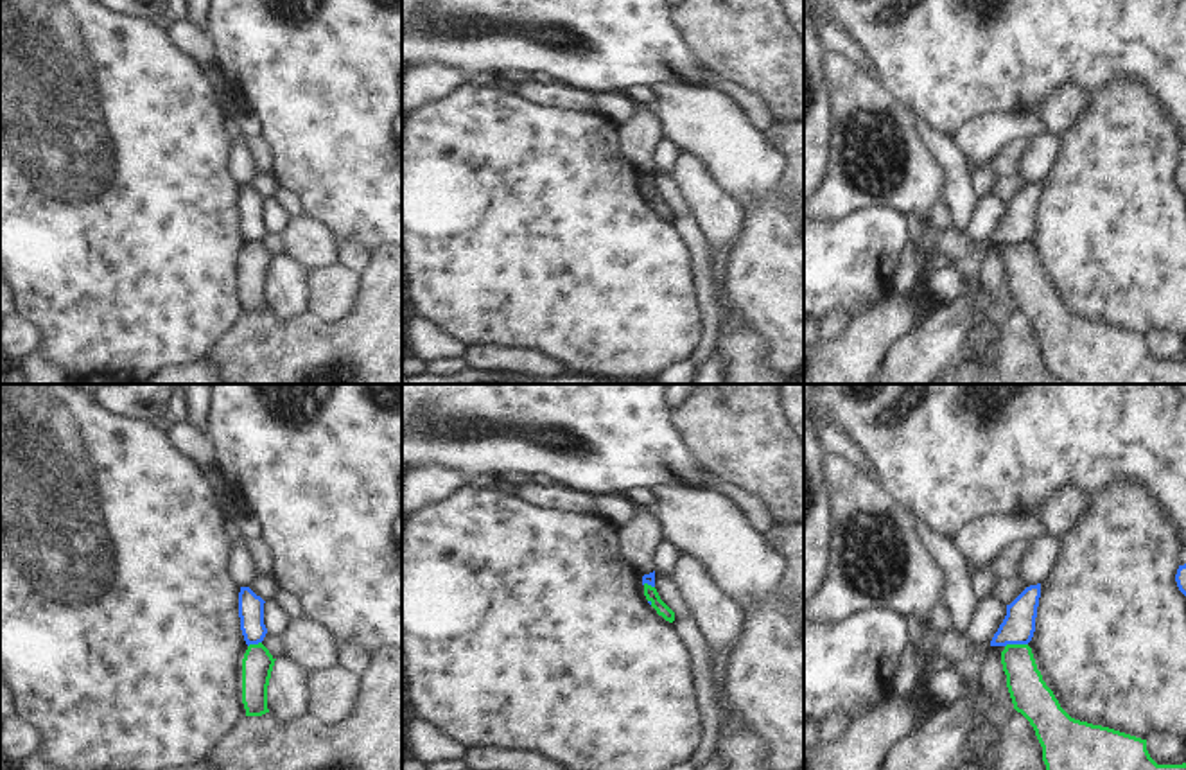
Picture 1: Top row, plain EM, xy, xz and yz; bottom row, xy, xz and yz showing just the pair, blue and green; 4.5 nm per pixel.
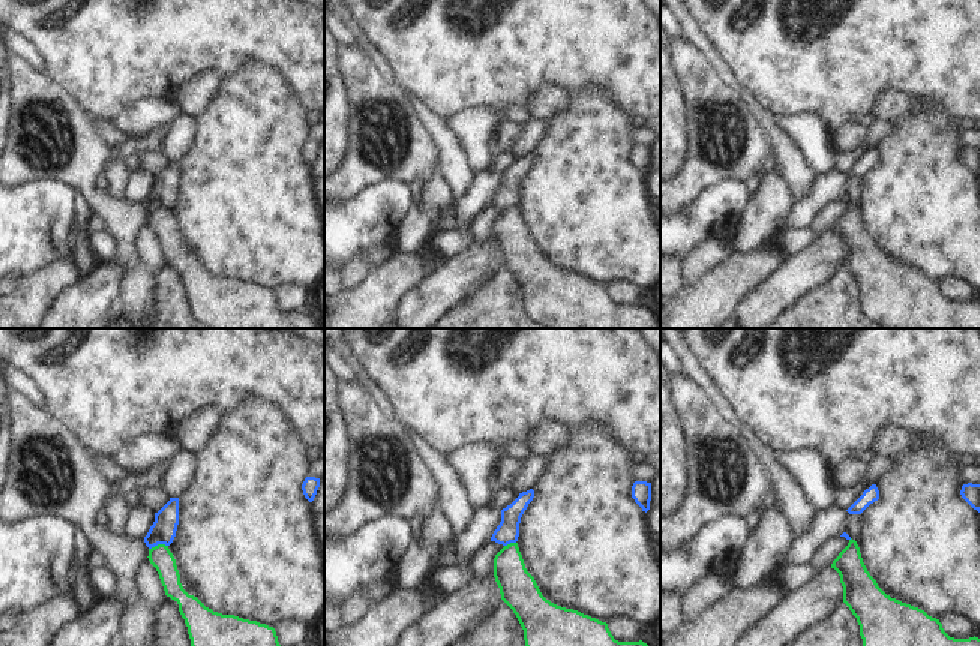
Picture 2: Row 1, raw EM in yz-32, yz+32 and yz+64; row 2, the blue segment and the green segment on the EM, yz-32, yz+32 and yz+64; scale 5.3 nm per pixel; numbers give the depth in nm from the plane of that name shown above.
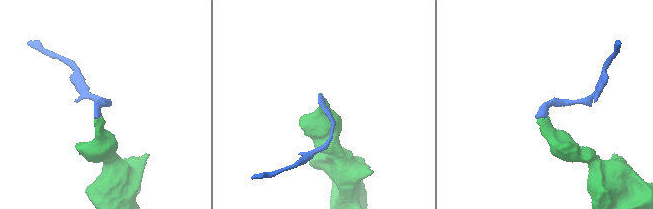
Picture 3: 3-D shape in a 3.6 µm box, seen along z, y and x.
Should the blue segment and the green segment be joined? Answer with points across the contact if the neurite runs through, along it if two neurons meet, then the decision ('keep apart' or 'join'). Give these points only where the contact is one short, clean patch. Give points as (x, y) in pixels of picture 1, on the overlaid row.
along yz (1027, 643), (1009, 643), (1005, 647) | keep apart

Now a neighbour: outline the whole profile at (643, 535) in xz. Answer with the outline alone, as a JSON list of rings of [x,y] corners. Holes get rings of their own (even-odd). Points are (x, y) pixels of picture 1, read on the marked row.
[[[639,506],[623,528],[623,555],[630,558],[642,574],[657,571],[657,549],[662,544],[662,528],[653,510]]]

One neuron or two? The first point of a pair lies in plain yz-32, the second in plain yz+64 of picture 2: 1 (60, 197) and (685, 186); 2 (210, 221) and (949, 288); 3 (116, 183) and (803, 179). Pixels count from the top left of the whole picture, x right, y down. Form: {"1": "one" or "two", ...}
{"1": "two", "2": "two", "3": "one"}

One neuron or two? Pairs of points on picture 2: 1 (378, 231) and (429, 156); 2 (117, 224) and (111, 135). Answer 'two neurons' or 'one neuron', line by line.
1: two neurons
2: two neurons

